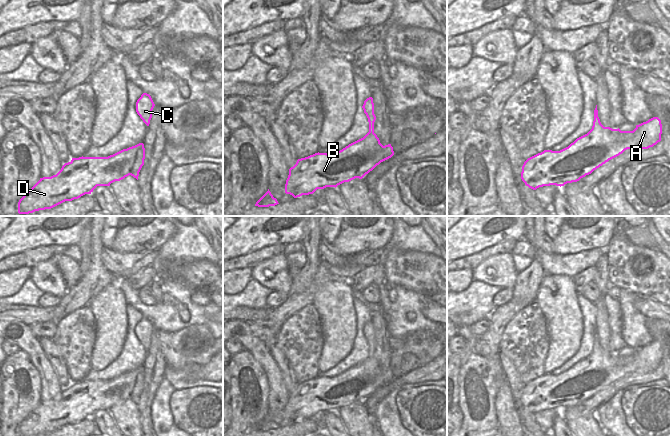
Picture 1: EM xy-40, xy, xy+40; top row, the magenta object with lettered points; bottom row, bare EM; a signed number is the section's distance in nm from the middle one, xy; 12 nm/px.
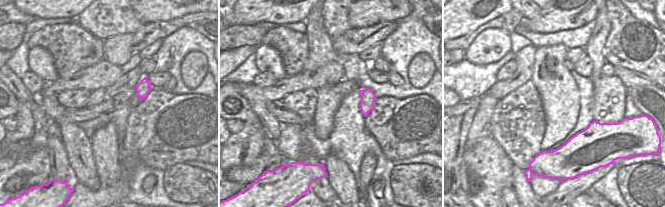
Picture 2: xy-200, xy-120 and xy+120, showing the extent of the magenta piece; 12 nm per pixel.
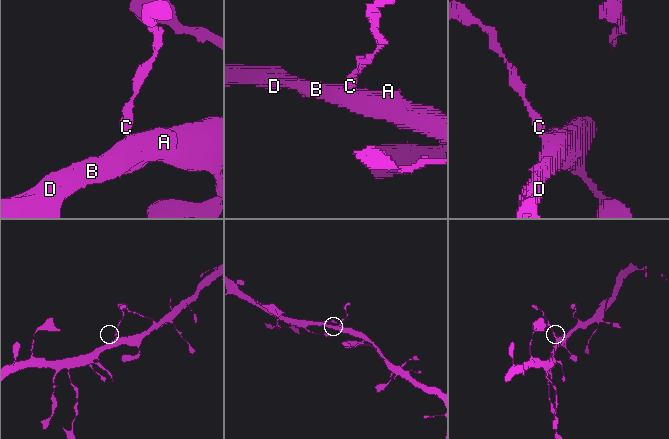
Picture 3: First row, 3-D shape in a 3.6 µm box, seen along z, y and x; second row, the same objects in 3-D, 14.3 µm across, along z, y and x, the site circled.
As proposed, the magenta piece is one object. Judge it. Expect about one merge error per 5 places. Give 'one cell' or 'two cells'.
one cell

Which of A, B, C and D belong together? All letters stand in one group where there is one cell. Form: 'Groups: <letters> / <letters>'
Groups: A B C D

